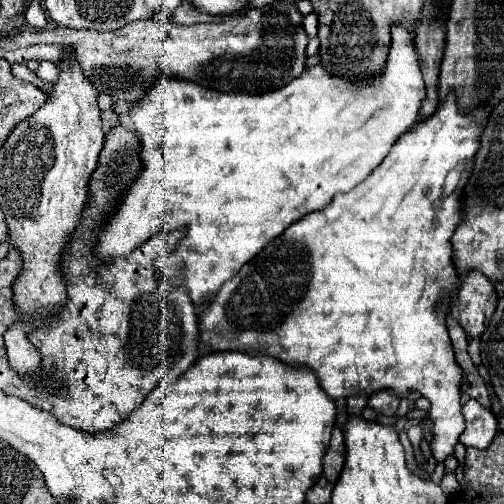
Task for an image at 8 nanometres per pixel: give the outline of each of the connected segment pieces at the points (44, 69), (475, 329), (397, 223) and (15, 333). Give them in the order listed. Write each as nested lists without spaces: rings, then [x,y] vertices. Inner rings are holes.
[[[41,62],[39,68],[35,70],[35,74],[45,80],[45,82],[57,82],[57,66],[55,64],[49,64],[49,62]]]
[[[467,272],[461,290],[455,300],[455,308],[459,314],[459,324],[463,326],[469,338],[479,338],[491,320],[497,306],[497,292],[493,282],[483,276],[483,272]]]
[[[451,92],[427,120],[417,122],[407,134],[403,134],[393,144],[391,152],[371,172],[371,176],[367,176],[353,190],[349,190],[345,194],[337,194],[327,208],[311,212],[311,214],[303,216],[301,220],[293,222],[279,238],[269,242],[251,262],[247,262],[239,270],[237,276],[227,280],[227,284],[223,284],[219,294],[213,298],[213,302],[209,302],[203,308],[203,314],[199,316],[199,330],[201,330],[203,342],[209,344],[213,350],[239,350],[239,352],[245,352],[245,354],[267,354],[267,356],[279,358],[287,364],[303,364],[319,376],[323,390],[331,398],[371,396],[373,392],[379,392],[379,390],[391,390],[391,392],[395,392],[395,396],[405,398],[411,390],[415,390],[431,402],[427,416],[433,422],[433,430],[431,430],[433,438],[429,442],[433,458],[437,462],[443,462],[447,456],[451,456],[457,442],[459,442],[459,436],[465,428],[465,420],[463,420],[463,412],[461,412],[461,400],[459,400],[461,398],[461,392],[459,392],[461,368],[455,362],[455,354],[453,354],[451,338],[449,338],[449,332],[447,332],[447,322],[445,322],[445,318],[447,318],[445,312],[449,312],[451,306],[453,306],[451,296],[453,296],[453,292],[457,288],[457,280],[459,280],[459,274],[453,266],[451,236],[453,236],[457,224],[463,220],[461,194],[463,194],[463,188],[465,188],[465,184],[471,176],[471,168],[473,168],[475,156],[479,152],[479,136],[483,134],[483,124],[487,124],[487,116],[489,116],[487,108],[477,108],[469,114],[461,114],[459,108],[457,108],[457,96]]]
[[[27,320],[27,324],[17,322],[15,326],[11,326],[5,332],[5,346],[7,346],[7,354],[9,354],[9,364],[19,374],[35,372],[41,362],[41,354],[37,352],[37,348],[33,344],[29,344],[29,340],[25,336],[31,330],[33,330],[33,324]]]

